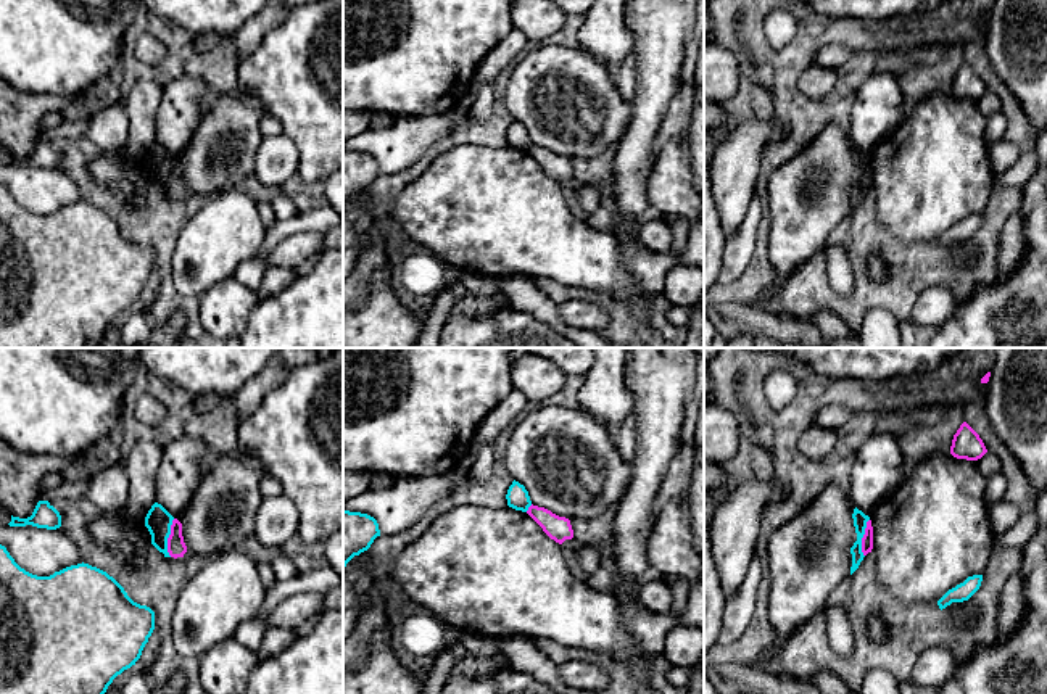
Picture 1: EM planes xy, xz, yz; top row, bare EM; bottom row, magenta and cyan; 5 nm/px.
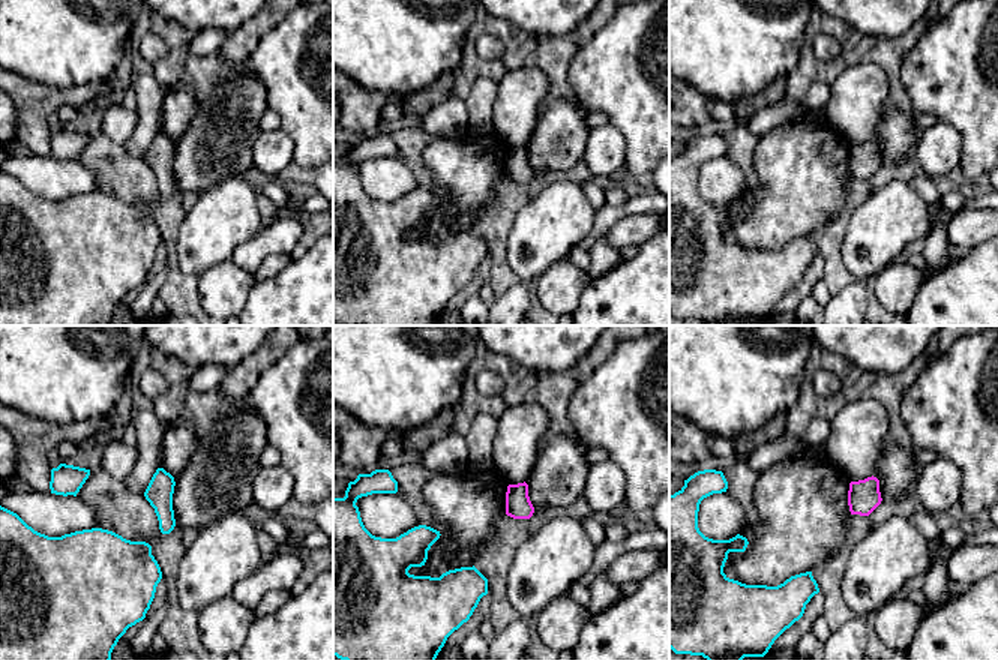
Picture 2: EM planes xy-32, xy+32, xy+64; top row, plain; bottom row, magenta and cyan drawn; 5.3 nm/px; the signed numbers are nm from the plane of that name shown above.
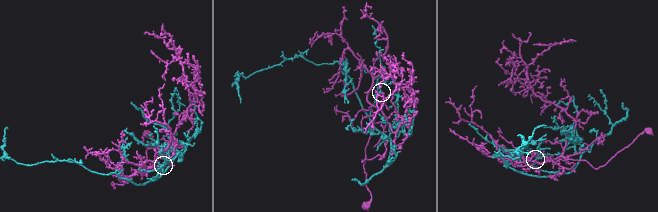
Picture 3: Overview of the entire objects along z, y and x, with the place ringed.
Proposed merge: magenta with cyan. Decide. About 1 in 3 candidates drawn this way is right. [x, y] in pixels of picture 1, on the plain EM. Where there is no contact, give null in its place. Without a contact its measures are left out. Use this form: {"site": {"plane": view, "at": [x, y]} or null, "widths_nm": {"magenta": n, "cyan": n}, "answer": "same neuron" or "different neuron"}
{"site": {"plane": "xy", "at": [168, 177]}, "widths_nm": {"magenta": 90, "cyan": 140}, "answer": "different neuron"}

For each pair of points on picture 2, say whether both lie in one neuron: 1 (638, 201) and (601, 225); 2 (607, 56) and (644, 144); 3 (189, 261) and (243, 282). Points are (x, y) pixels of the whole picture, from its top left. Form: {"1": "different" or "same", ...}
{"1": "same", "2": "same", "3": "different"}

